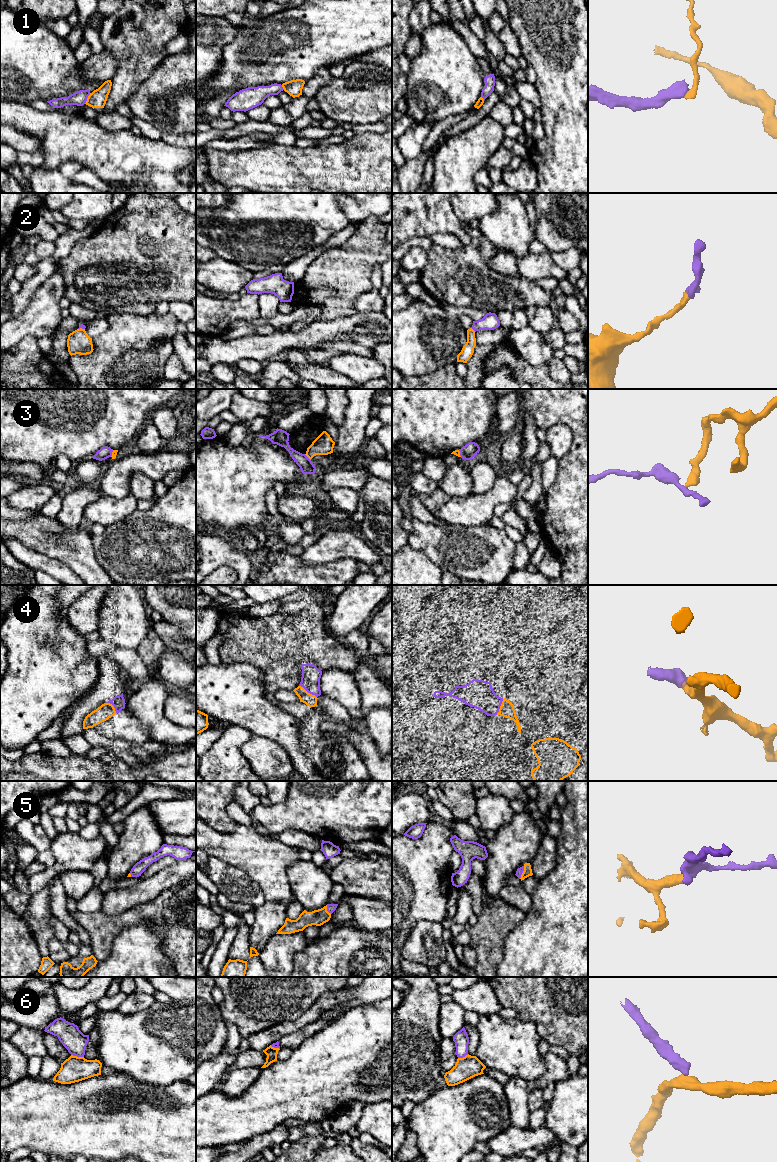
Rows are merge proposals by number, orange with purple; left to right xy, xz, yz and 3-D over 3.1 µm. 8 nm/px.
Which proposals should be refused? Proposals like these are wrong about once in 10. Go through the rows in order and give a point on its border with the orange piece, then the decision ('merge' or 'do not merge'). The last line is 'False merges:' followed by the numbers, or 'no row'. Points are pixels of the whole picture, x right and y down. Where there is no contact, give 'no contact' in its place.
1: xy (87, 98) | do not merge
2: yz (472, 329) | merge
3: xz (307, 456) | do not merge
4: xz (307, 692) | merge
5: yz (523, 872) | merge
6: xy (77, 1057) | do not merge
False merges: 1, 3, 6

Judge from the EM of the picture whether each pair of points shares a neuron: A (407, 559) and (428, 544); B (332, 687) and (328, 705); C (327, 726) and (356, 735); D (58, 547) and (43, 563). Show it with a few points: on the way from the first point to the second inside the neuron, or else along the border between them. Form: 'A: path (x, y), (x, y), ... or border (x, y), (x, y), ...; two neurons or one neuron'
A: border (407, 544), (422, 551), (437, 565); two neurons
B: border (321, 694), (336, 700), (348, 713); two neurons
C: border (354, 728), (348, 732), (336, 733); two neurons
D: border (27, 547), (57, 558), (70, 567); two neurons

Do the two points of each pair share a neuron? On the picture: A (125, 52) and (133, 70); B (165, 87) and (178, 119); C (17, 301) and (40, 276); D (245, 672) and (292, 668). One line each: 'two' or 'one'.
A: one
B: one
C: one
D: two

